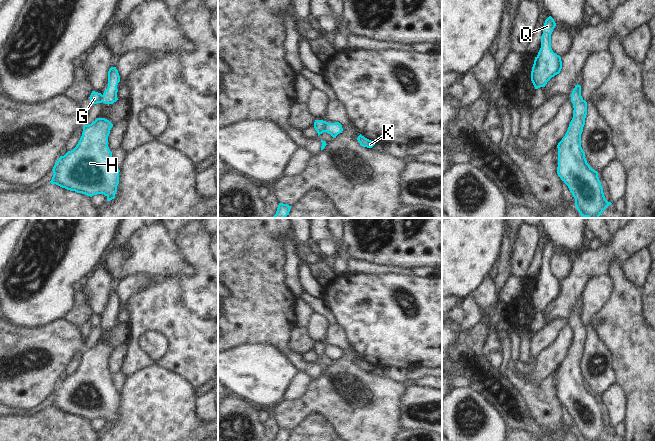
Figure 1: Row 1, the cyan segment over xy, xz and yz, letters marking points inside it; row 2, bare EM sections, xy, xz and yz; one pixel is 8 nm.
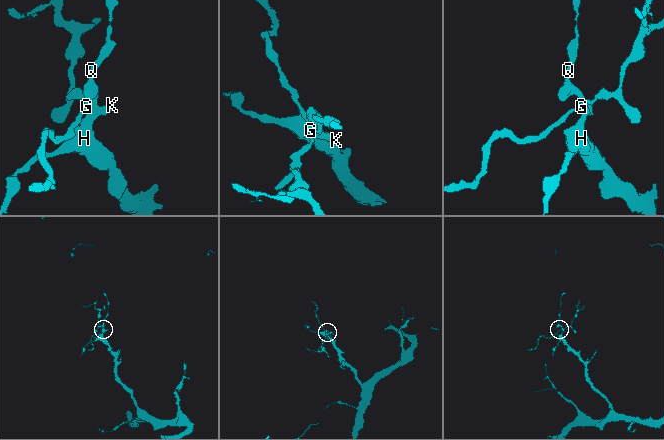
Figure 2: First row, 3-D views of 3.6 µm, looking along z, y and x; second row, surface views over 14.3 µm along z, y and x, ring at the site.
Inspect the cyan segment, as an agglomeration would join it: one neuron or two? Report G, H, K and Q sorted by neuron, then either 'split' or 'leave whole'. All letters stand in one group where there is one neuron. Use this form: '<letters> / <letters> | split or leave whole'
G / H K Q | split

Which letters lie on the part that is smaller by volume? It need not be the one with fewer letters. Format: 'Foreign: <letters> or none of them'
Foreign: G

